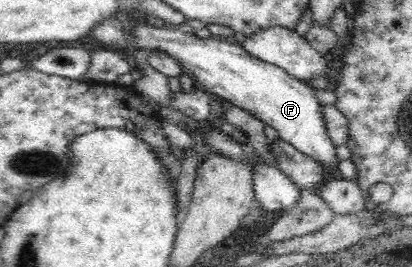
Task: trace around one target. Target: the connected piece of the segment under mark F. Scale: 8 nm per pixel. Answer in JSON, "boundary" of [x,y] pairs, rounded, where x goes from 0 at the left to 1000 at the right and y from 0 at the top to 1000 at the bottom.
{"boundary":[[[262,67],[223,105],[209,135],[272,187],[323,187],[333,172],[359,195],[383,184],[408,199],[490,337],[539,360],[563,382],[566,397],[614,427],[643,468],[660,472],[689,532],[779,614],[799,663],[820,659],[828,599],[816,543],[791,491],[779,382],[745,303],[723,300],[684,255],[607,210],[587,165],[563,165],[517,139],[483,142],[473,124],[451,127],[415,94],[374,101],[359,86],[323,90],[323,116],[328,142],[306,131],[282,67]]]}

